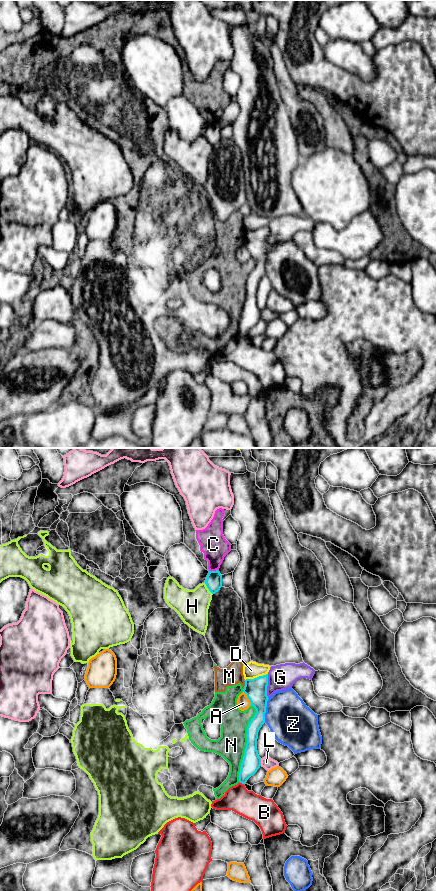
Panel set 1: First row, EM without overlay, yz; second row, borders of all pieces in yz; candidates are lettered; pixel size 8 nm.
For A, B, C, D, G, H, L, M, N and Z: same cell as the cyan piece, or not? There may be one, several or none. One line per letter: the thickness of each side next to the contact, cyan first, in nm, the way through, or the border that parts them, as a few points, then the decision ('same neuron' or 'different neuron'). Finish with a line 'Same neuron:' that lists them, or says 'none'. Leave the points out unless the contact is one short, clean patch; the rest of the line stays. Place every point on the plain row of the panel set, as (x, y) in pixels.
A: 180 nm thick on the cyan side, 110 nm on the other; different neuron
B: 150 nm thick on the cyan side, 220 nm on the other; border along yz (239, 333), (243, 336); different neuron
C: 130 nm thick on the cyan side, 220 nm on the other; different neuron
D: 180 nm thick on the cyan side, 140 nm on the other; different neuron
G: 180 nm thick on the cyan side, 200 nm on the other; different neuron
H: 130 nm thick on the cyan side, 260 nm on the other; different neuron
L: 150 nm thick on the cyan side, 90 nm on the other; different neuron
M: 180 nm thick on the cyan side, 160 nm on the other; border along yz (244, 232), (243, 241); different neuron
N: 150 nm thick on the cyan side, 220 nm on the other; different neuron
Z: 180 nm thick on the cyan side, 360 nm on the other; different neuron
Same neuron: none

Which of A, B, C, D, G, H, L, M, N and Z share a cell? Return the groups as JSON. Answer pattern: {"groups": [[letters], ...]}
{"groups": [["A"], ["B"], ["C", "M", "N"], ["D"], ["G"], ["H"], ["L"], ["Z"]]}

